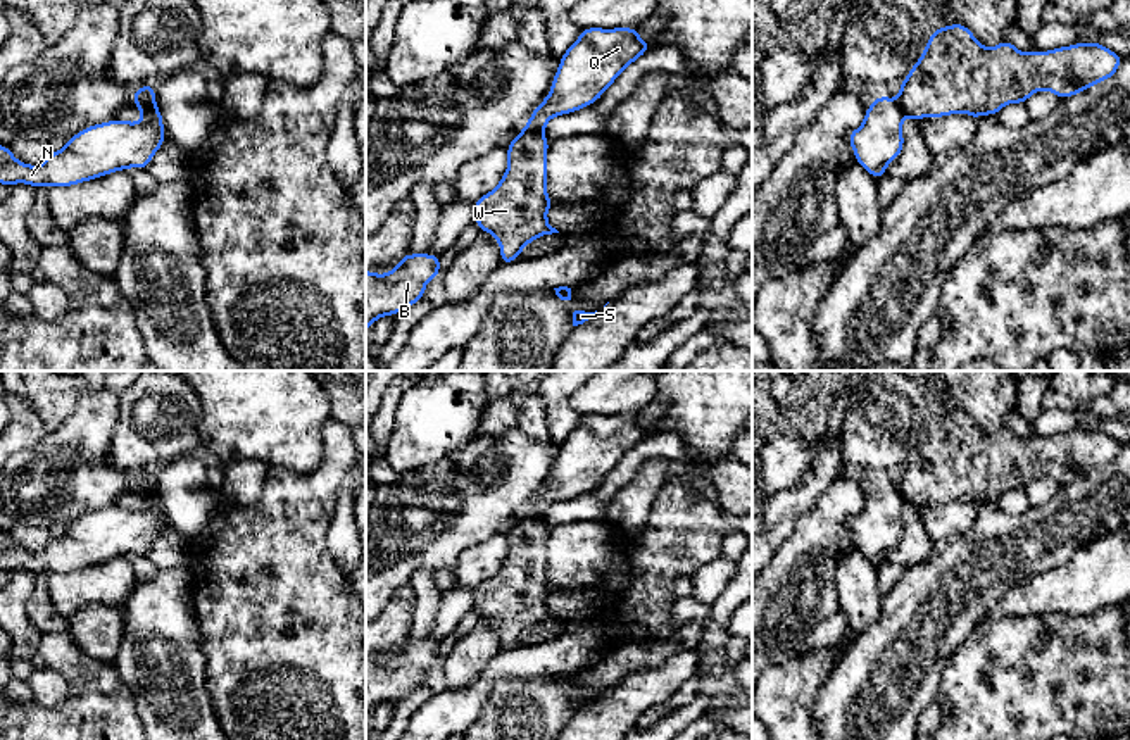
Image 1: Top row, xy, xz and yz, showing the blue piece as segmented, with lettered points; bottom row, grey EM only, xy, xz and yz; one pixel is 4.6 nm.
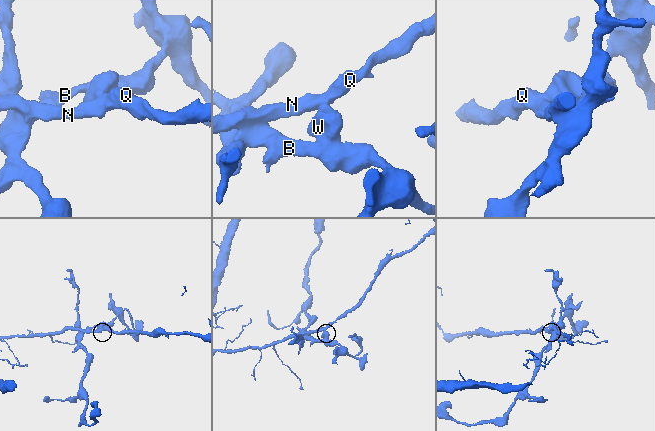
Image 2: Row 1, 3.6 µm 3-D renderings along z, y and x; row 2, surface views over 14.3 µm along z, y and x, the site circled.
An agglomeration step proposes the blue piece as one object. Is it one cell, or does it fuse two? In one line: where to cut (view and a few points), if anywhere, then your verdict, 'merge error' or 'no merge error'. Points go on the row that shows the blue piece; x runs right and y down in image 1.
cut xz (527, 126), (542, 131); merge error

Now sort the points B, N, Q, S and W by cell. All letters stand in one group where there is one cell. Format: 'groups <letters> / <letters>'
groups B S W / N Q

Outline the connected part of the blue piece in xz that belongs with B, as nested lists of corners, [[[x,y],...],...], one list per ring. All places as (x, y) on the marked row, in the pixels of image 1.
[[[405,254],[386,274],[366,271],[366,333],[383,316],[395,316],[424,298],[426,283],[440,276],[442,255]]]

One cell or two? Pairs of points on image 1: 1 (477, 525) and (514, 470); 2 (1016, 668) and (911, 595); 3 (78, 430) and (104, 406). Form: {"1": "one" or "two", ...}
{"1": "one", "2": "two", "3": "one"}

